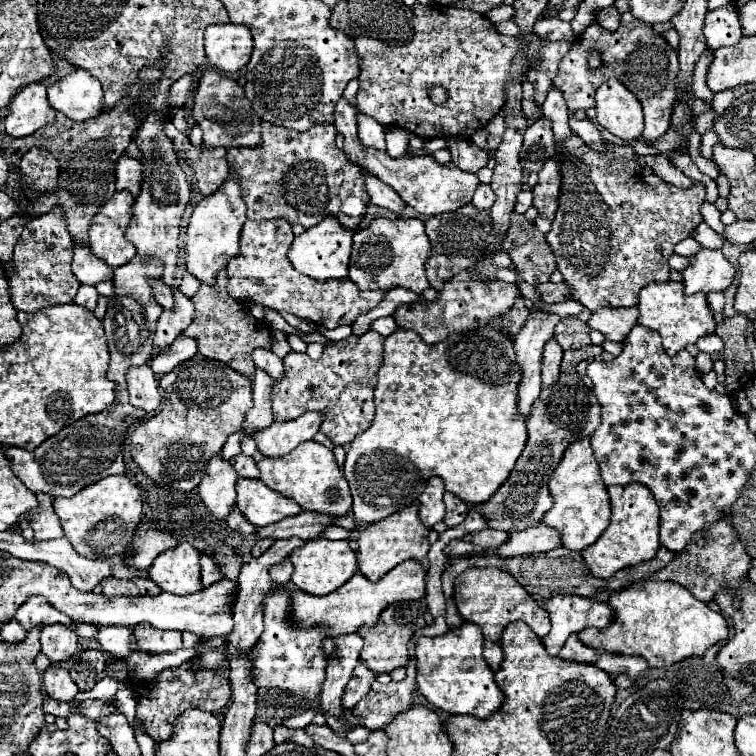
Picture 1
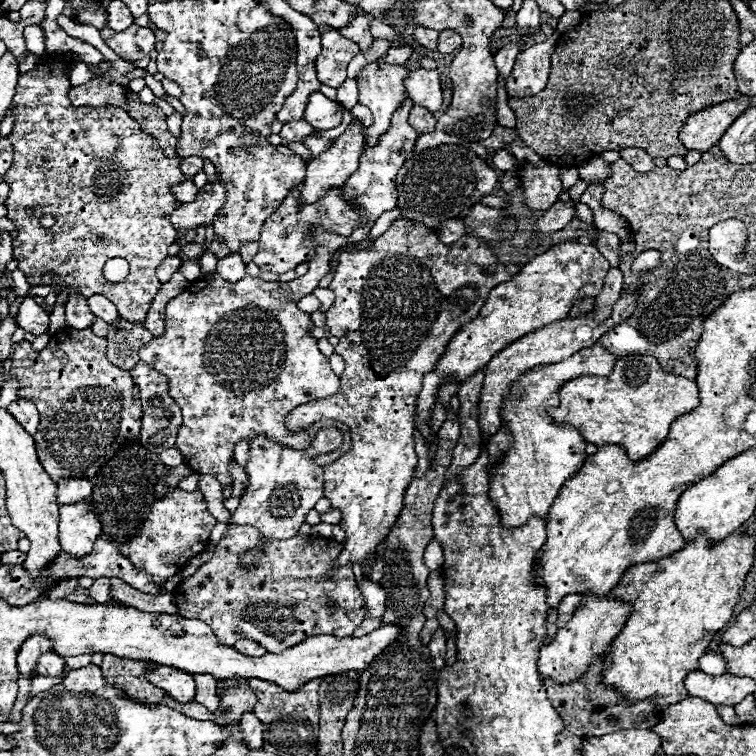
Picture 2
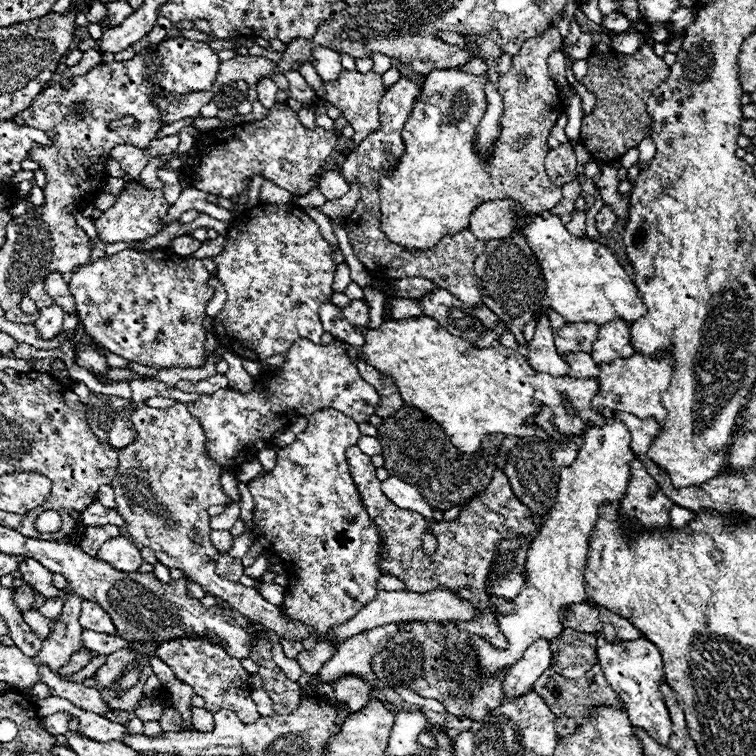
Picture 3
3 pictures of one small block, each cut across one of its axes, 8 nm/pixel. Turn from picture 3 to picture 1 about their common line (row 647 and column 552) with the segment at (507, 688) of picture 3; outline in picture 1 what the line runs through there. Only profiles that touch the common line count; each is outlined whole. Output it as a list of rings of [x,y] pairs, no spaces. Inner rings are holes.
[[[538,524],[522,532],[510,532],[508,542],[498,546],[494,554],[506,556],[506,558],[532,556],[532,554],[550,552],[556,546],[558,546],[558,532],[554,532],[552,528],[542,528],[542,524]]]

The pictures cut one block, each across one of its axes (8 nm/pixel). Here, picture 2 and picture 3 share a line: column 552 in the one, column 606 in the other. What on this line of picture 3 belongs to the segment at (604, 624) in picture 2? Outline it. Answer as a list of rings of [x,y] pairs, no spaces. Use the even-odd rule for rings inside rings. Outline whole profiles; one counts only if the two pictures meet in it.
[[[594,632],[596,636],[596,654],[598,654],[598,664],[612,686],[612,690],[618,694],[618,698],[624,702],[624,708],[628,712],[628,718],[634,726],[644,728],[648,734],[654,736],[662,746],[668,744],[670,738],[670,716],[666,710],[666,704],[662,700],[662,694],[658,690],[660,682],[664,680],[664,670],[662,670],[662,658],[658,648],[644,640],[626,640],[626,642],[608,642],[602,632]]]

